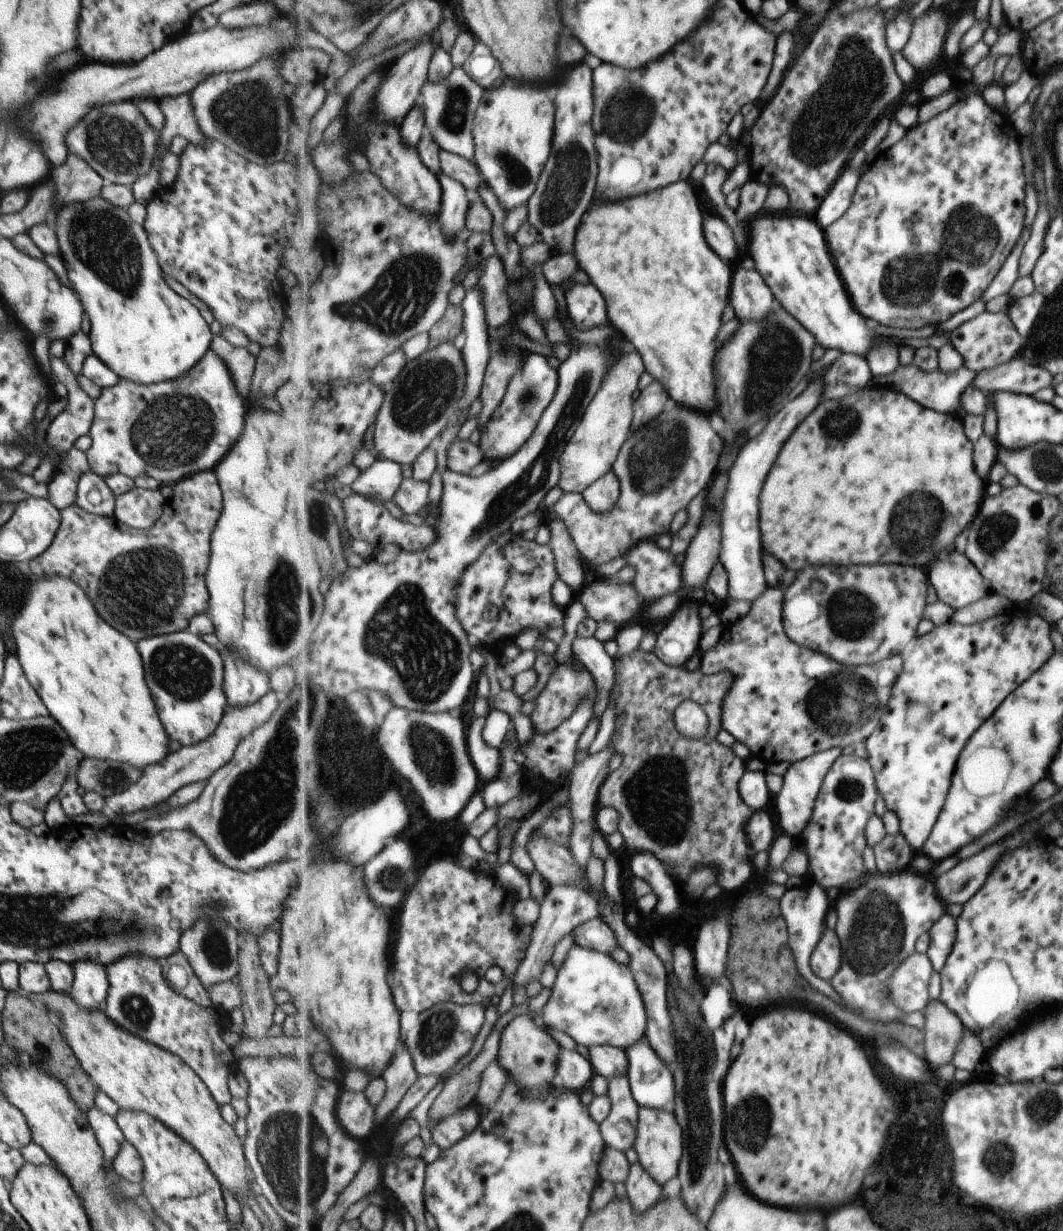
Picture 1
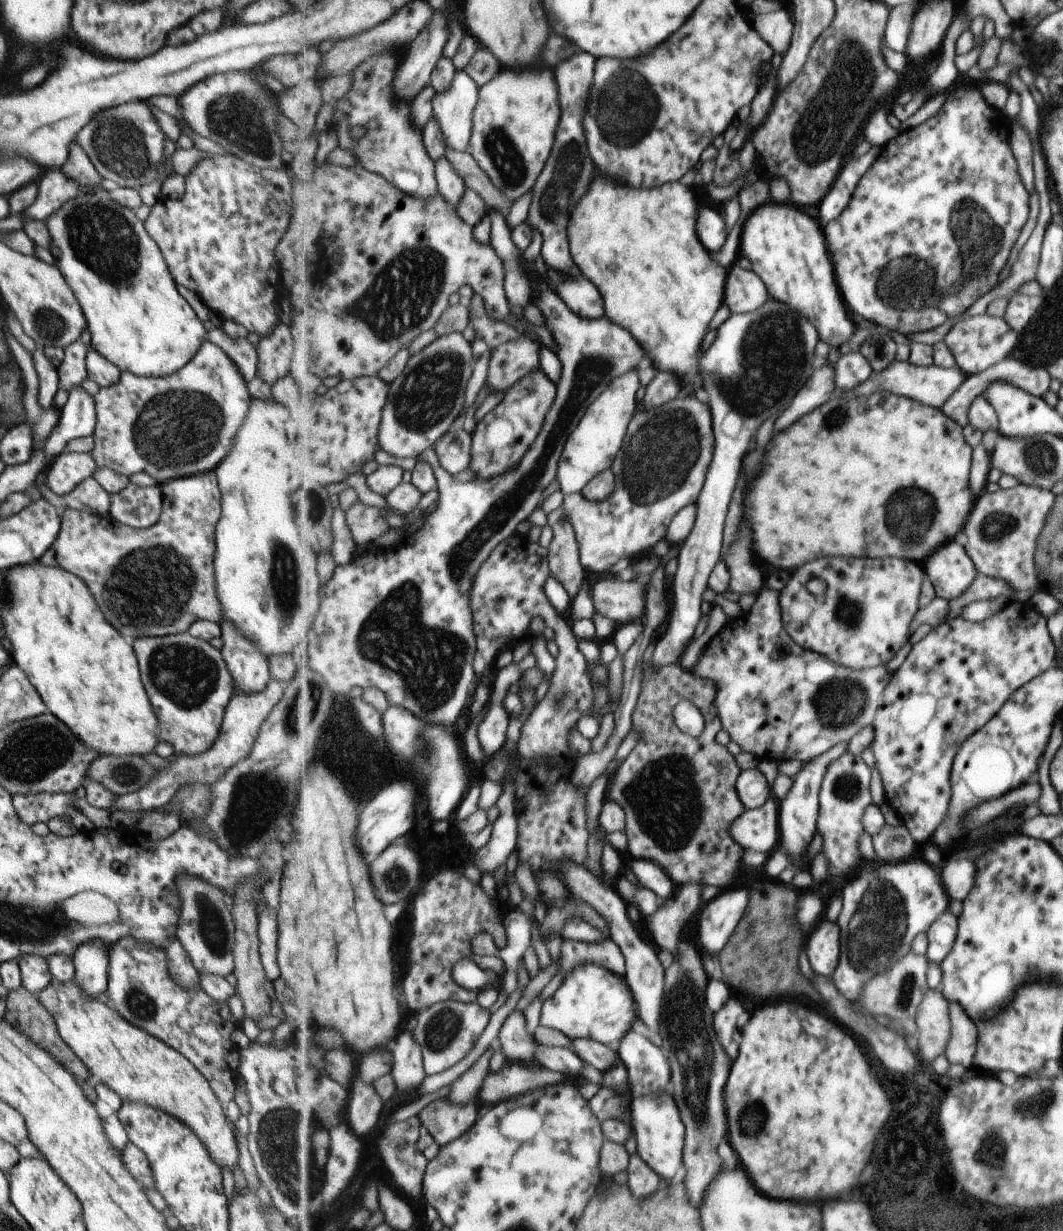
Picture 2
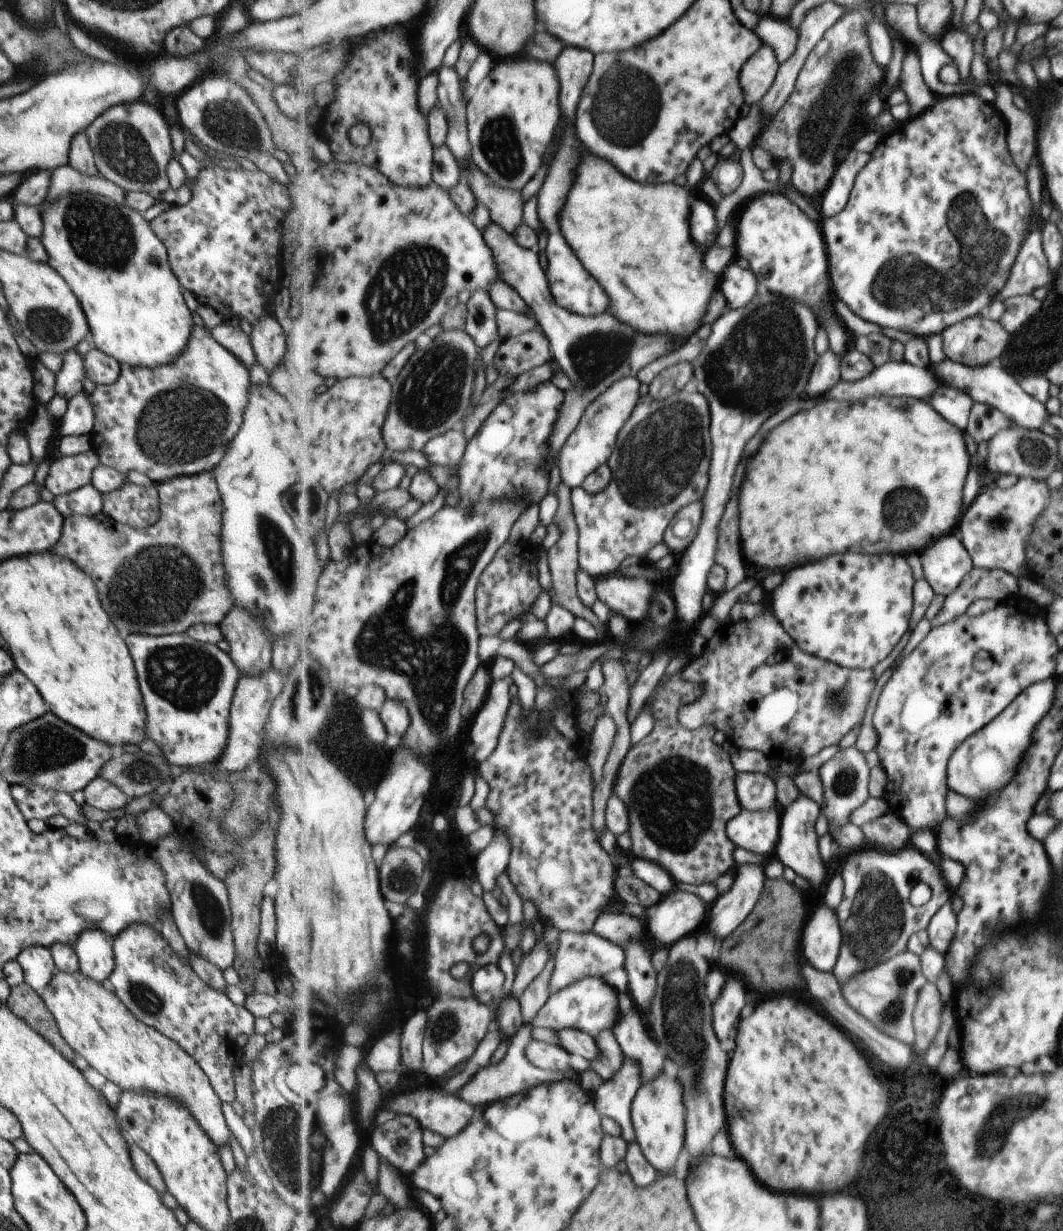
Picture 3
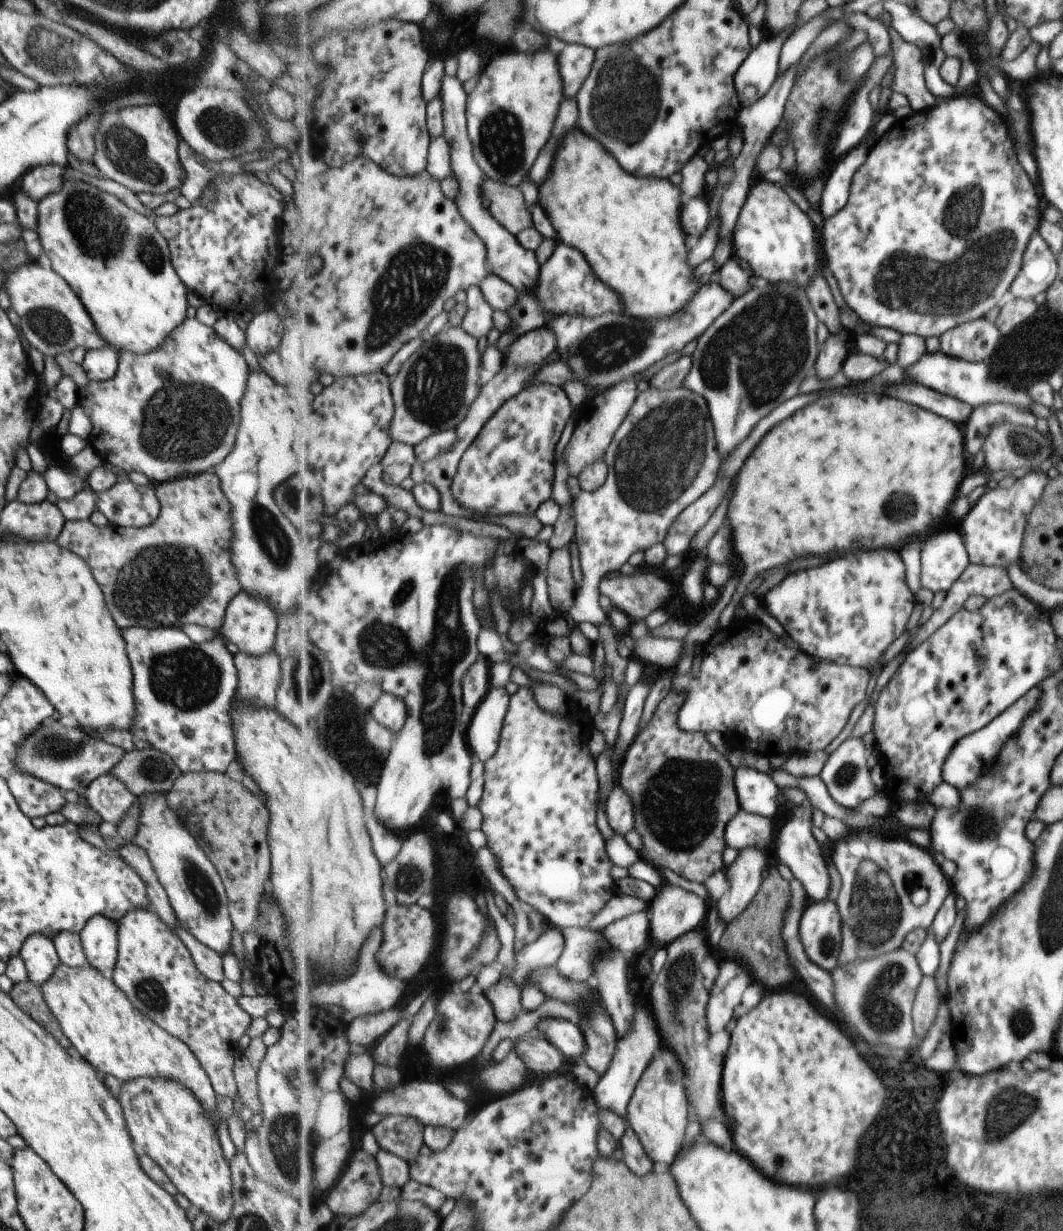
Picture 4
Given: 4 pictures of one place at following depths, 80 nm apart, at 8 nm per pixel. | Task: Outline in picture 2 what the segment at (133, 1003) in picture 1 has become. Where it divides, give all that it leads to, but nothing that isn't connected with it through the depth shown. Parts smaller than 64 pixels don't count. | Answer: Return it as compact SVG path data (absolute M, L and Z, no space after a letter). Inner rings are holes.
M125 935L109 946L108 961L104 995L107 1005L117 1010L124 1019L127 1019L127 1022L142 1028L151 1036L157 1037L169 1047L180 1052L207 1079L217 1100L222 1106L225 1106L234 1097L234 1083L240 1055L239 1049L231 1042L229 1035L236 1029L241 1031L250 1042L253 1042L260 1031L254 1021L244 1014L235 1024L234 1016L226 1002L213 1000L198 984L197 987L188 989L178 985L170 977L164 949L136 939L133 935Z

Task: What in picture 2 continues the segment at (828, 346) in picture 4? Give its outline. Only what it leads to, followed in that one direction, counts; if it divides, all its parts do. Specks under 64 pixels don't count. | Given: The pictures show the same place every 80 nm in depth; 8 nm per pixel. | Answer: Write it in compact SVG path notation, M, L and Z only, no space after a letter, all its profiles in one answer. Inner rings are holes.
M823 364L821 368L814 370L815 376L807 382L807 388L799 392L793 406L783 412L783 416L775 422L775 432L789 428L797 418L813 412L817 406L825 404L829 398L833 398L835 392L835 368L831 364Z

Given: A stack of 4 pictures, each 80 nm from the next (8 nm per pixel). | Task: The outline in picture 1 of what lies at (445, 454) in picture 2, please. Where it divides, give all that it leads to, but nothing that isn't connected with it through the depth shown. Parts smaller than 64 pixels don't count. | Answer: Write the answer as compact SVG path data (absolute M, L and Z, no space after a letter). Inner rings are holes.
M456 439L450 444L447 451L447 468L456 473L467 475L484 459L482 445L475 445L471 440Z

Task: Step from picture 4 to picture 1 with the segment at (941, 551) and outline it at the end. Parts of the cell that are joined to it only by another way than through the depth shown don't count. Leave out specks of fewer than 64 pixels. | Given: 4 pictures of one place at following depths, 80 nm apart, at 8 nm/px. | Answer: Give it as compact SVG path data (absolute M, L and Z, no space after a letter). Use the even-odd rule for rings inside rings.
M949 550L941 555L928 569L928 574L939 600L954 610L990 593L989 586L975 565L957 550Z

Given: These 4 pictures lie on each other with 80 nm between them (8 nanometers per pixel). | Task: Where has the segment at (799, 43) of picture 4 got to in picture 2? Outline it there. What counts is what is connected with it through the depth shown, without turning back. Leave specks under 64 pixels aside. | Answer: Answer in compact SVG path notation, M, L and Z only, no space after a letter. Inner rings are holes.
M779 9L758 14L753 20L757 32L774 48L782 58L789 52L793 37L793 18L787 10Z

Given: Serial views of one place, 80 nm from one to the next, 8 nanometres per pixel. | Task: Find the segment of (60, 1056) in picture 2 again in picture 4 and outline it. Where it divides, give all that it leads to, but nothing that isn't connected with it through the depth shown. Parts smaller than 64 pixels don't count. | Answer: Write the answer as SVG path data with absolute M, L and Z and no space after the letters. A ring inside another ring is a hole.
M21 981L13 984L9 992L12 1001L21 1009L26 1012L35 1022L38 1022L55 1040L63 1046L69 1048L71 1043L67 1037L62 1033L61 1027L57 1019L51 1014L47 1008L45 1001L40 992L40 987L35 986L31 981Z

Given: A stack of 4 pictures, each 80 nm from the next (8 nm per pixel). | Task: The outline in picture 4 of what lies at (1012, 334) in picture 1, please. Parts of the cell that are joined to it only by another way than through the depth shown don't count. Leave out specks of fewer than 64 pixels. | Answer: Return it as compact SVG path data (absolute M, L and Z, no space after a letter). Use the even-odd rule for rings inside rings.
M977 319L963 323L940 336L943 354L978 363L999 348L1000 332L994 323Z

